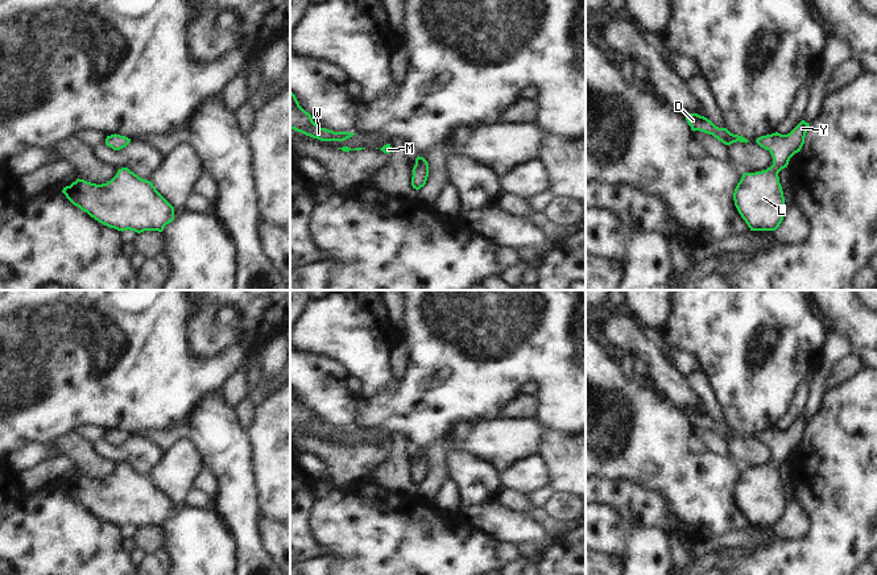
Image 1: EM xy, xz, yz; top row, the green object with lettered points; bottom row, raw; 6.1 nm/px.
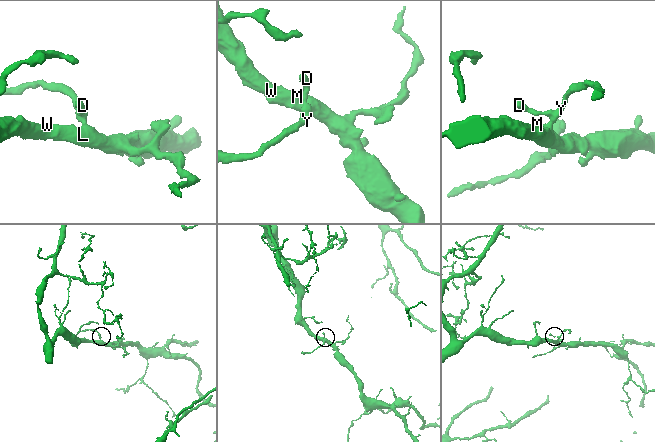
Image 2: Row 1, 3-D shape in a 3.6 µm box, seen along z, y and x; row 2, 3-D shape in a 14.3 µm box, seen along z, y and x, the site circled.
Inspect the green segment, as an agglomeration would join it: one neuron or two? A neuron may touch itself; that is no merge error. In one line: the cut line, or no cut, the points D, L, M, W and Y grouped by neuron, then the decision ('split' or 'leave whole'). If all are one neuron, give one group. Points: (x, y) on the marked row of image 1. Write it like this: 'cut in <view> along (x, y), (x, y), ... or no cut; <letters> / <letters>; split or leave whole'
no cut; D L M W Y; leave whole

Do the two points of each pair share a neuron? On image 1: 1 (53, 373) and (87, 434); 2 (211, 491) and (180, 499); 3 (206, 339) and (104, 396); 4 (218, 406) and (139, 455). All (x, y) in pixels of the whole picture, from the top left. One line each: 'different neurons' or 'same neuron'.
1: different neurons
2: different neurons
3: different neurons
4: different neurons

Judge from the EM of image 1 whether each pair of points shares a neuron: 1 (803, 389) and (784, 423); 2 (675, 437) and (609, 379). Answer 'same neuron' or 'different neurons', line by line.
1: same neuron
2: same neuron

